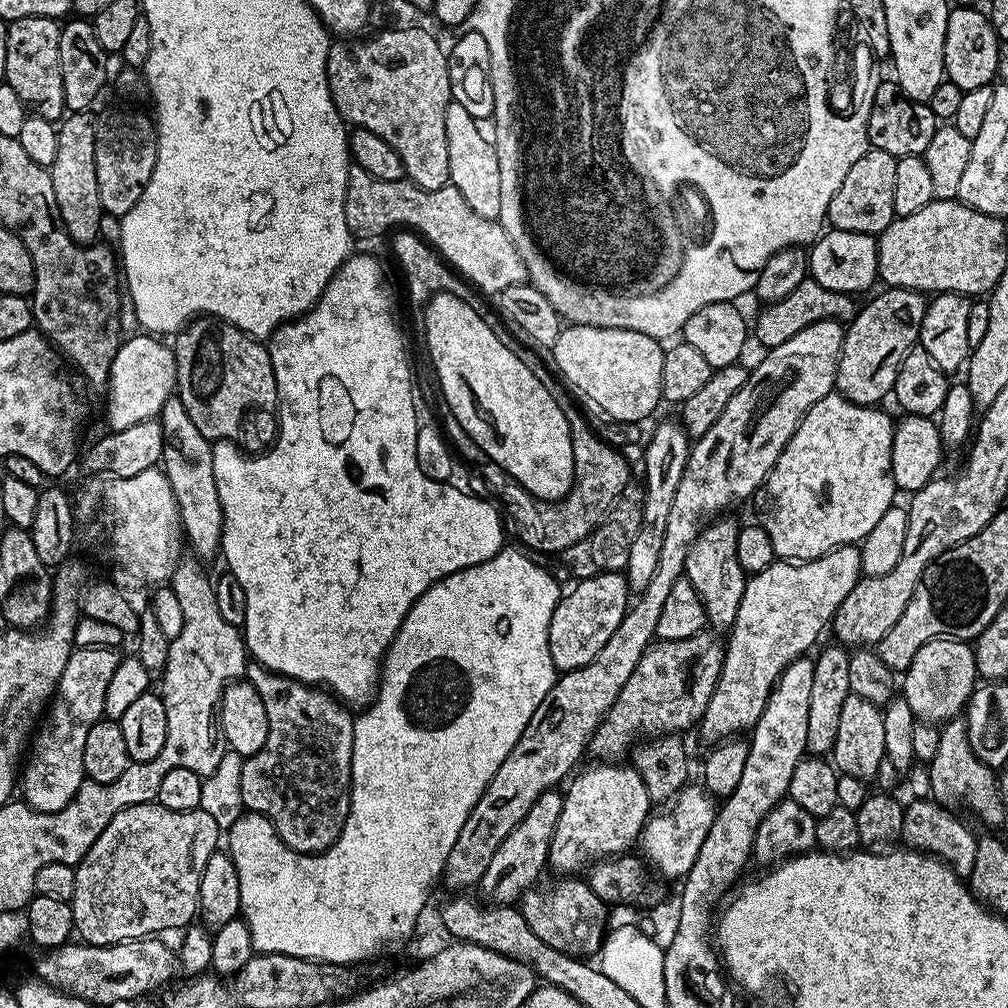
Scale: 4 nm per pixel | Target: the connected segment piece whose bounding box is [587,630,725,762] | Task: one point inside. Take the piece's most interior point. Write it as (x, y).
(670, 688)

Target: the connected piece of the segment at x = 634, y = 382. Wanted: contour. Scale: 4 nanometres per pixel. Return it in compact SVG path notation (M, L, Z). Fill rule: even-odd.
M568 324L561 327L558 342L550 349L550 356L556 359L555 371L569 385L572 383L586 399L593 400L610 419L632 424L635 420L646 419L659 404L662 404L660 387L662 386L664 349L665 345L661 341L650 338L646 334L638 334L636 330Z

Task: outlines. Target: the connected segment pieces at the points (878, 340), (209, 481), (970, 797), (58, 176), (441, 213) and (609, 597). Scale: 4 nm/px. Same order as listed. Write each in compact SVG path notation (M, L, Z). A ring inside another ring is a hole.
M885 287L868 305L861 307L844 329L838 358L835 391L855 404L879 405L889 399L902 358L917 347L926 300L914 288Z
M169 398L160 405L160 438L164 441L160 464L166 479L170 482L170 490L174 490L176 505L180 511L180 526L186 537L186 544L192 547L191 555L201 562L209 562L221 555L220 539L224 529L224 511L218 502L218 488L214 482L214 460L212 458L213 441L207 440L194 426L190 414L186 414L186 406L182 406L179 398Z
M953 718L940 728L940 737L938 738L938 754L934 754L934 758L927 765L928 780L932 783L931 799L937 804L945 806L956 806L952 804L965 804L978 819L984 824L989 824L989 829L996 830L1003 820L1006 820L1006 813L1002 810L1002 798L1000 797L1000 786L998 783L997 773L990 766L986 766L986 762L982 762L978 758L978 754L974 754L974 750L970 750L970 738L968 731L964 725L963 719Z
M91 111L68 112L59 121L56 133L58 155L54 157L50 171L58 214L62 218L64 229L76 244L95 244L100 236L99 219L105 214L102 198L98 198L98 170L94 166L96 116Z
M352 166L348 169L344 209L346 210L346 226L356 238L380 236L387 228L396 230L401 226L408 230L415 230L463 279L479 289L481 293L499 294L502 290L506 290L506 286L522 284L528 279L528 271L518 254L516 243L506 234L506 230L496 220L487 220L476 214L467 204L462 193L451 183L445 184L438 190L426 190L419 188L407 178L398 182L382 182L378 178L366 174L366 170Z
M599 572L596 576L585 576L575 581L572 589L561 595L558 606L550 618L548 641L550 642L550 658L554 662L557 673L573 672L586 666L610 642L614 630L618 630L618 622L628 613L630 607L630 589L628 578L624 572Z

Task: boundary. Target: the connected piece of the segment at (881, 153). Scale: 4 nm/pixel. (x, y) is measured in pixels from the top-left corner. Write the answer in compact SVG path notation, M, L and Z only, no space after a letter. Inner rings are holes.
M869 147L862 158L858 158L858 162L850 166L842 186L838 186L838 194L830 198L827 223L838 230L879 237L897 217L894 210L896 162L897 157L886 154L886 150Z

